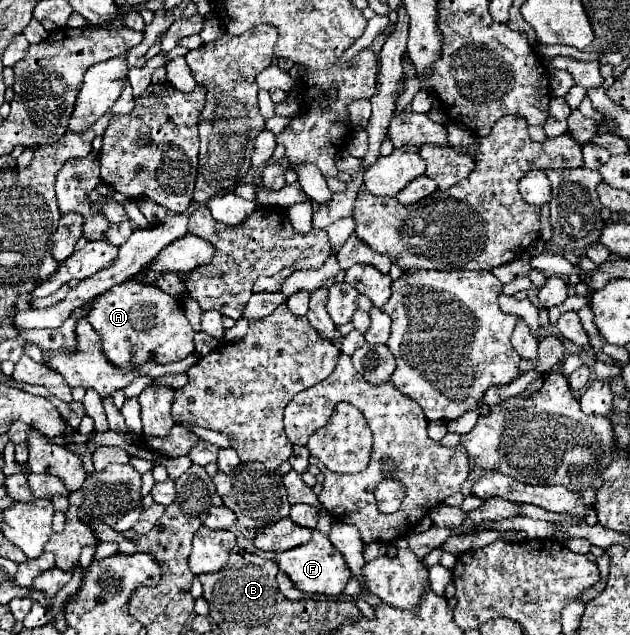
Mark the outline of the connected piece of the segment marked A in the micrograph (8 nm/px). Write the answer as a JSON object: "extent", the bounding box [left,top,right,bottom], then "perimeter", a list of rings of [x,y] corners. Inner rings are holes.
{"extent":[88,278,194,368],"perimeter":[[[134,278],[94,298],[88,322],[100,332],[108,360],[120,364],[120,368],[132,368],[132,364],[144,364],[144,360],[168,364],[194,352],[194,330],[180,302],[164,294],[158,286],[146,286]]]}

